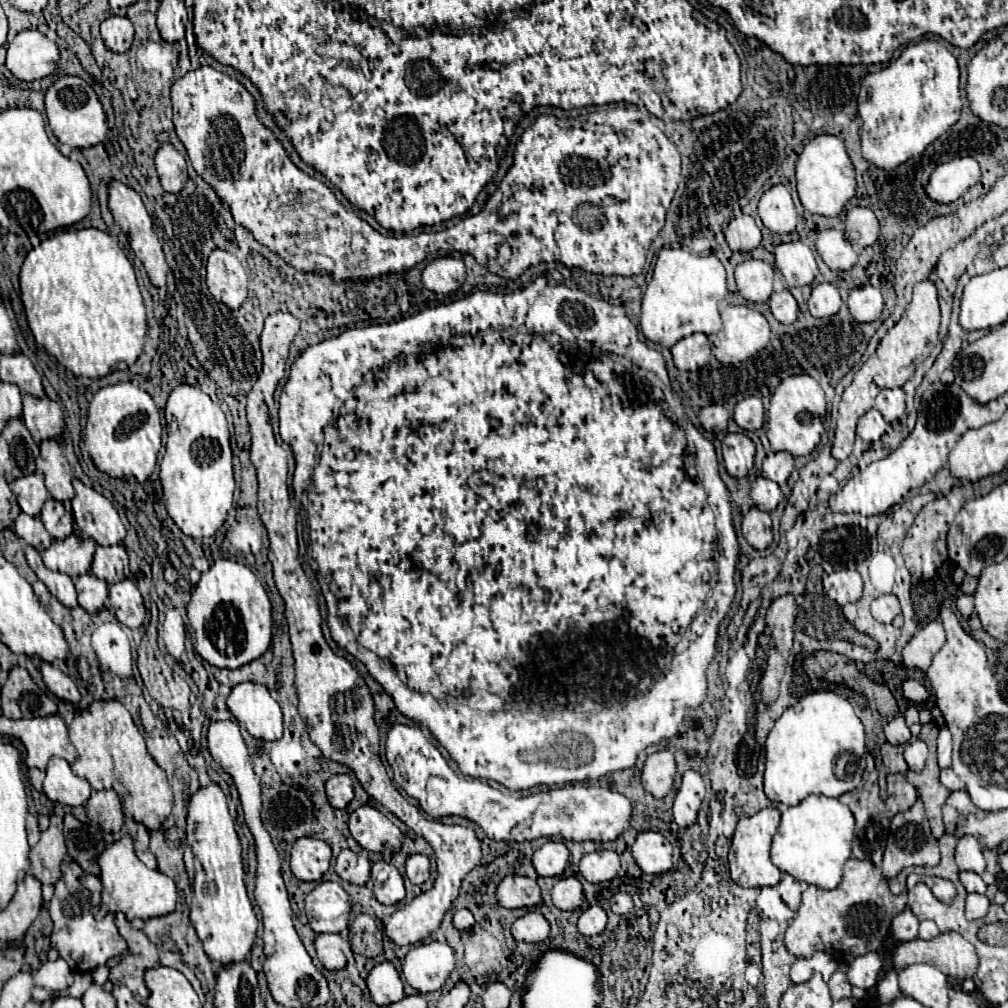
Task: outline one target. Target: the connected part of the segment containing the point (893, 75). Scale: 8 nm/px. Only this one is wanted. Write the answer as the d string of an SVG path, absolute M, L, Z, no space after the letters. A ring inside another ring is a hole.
M922 40L916 44L908 44L902 50L902 56L878 70L870 72L862 80L862 88L858 96L858 115L862 118L862 156L884 170L894 170L902 162L910 159L920 159L926 146L930 146L934 140L947 134L952 124L958 122L962 110L960 100L960 86L958 86L958 62L956 58L934 40Z

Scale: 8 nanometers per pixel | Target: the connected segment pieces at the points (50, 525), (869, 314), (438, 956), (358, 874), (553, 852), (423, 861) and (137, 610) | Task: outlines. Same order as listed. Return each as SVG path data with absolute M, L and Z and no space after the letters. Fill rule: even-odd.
M48 498L42 506L42 512L40 512L40 520L44 522L46 530L52 534L52 538L56 540L62 540L66 536L72 534L72 514L66 514L66 508L62 502L54 500L54 498Z
M866 284L860 288L854 288L848 298L848 310L858 322L872 322L878 320L882 314L884 302L878 288Z
M444 942L416 944L406 954L402 974L418 992L440 990L454 968L454 950Z
M342 850L336 856L334 870L338 872L338 876L342 880L362 886L370 878L370 860L366 856L362 856L362 854L352 852L352 850Z
M548 840L544 846L540 846L534 852L532 864L538 876L560 876L568 864L568 858L570 858L570 852L562 842Z
M424 854L408 856L408 860L406 860L406 876L414 884L426 882L428 876L430 876L430 862L428 862L428 858Z
M134 580L114 582L110 586L110 606L114 608L116 618L128 628L138 628L146 618L146 608Z

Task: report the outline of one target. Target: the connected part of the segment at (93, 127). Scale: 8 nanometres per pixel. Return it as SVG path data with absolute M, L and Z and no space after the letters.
M62 76L58 78L48 90L46 90L46 116L48 124L54 132L54 136L70 144L74 148L90 148L100 142L104 142L108 134L108 124L106 124L106 114L102 110L102 104L92 90L90 84L86 84L78 76Z

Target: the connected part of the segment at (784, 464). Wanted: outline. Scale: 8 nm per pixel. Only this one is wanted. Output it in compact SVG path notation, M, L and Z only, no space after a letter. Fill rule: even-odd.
M768 452L762 464L766 478L774 482L786 482L794 470L794 456L790 452Z

